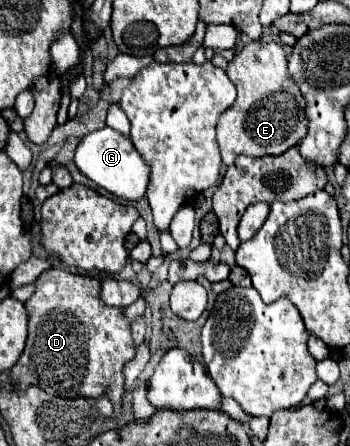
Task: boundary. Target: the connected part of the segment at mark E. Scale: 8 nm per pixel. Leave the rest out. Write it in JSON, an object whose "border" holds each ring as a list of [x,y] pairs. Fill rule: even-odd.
{"border":[[[262,41],[246,45],[228,63],[226,73],[236,85],[238,97],[216,125],[224,165],[232,165],[238,155],[282,155],[286,149],[294,147],[302,135],[306,135],[304,99],[294,81],[288,77],[286,63],[288,61],[280,43]]]}

